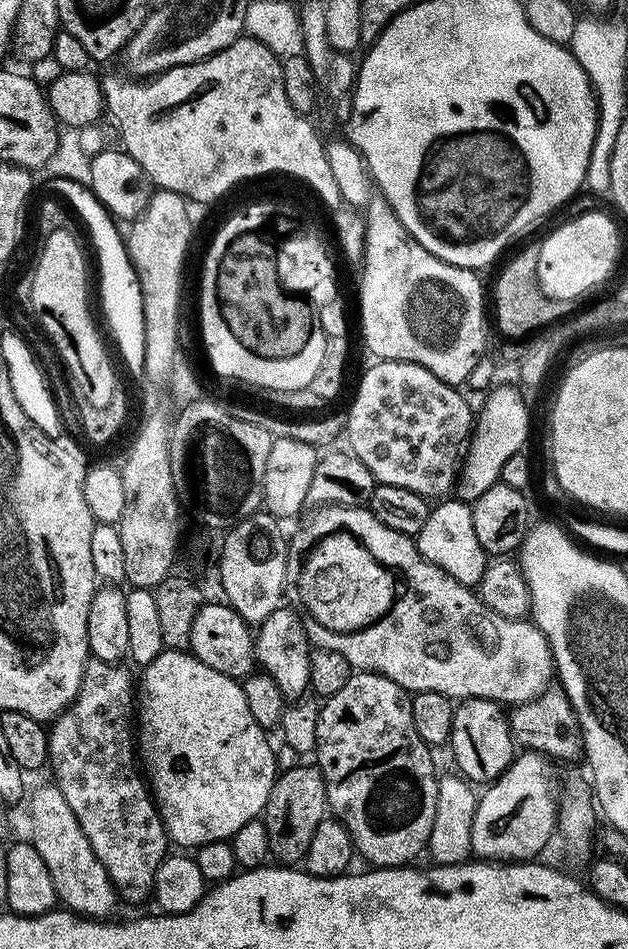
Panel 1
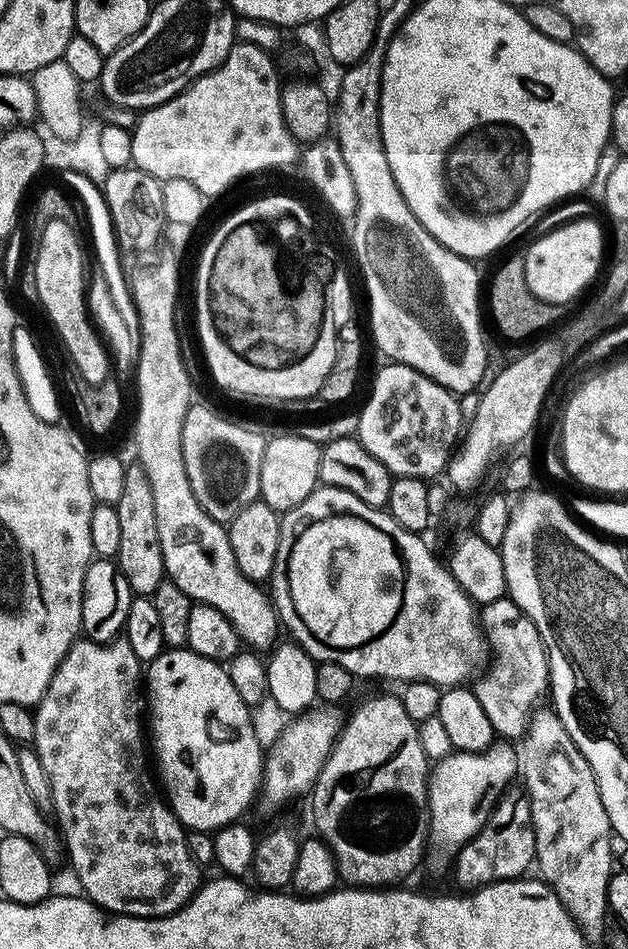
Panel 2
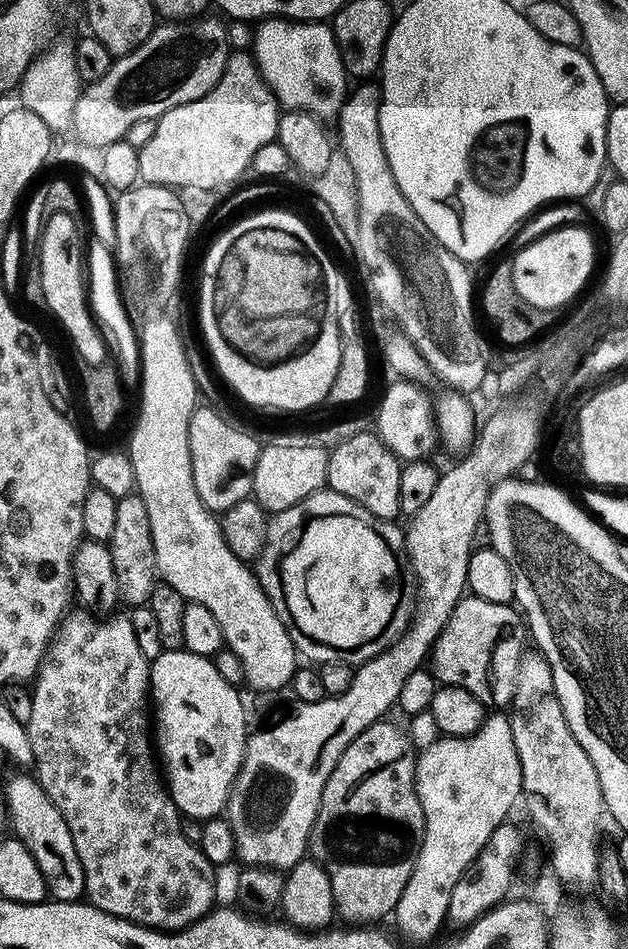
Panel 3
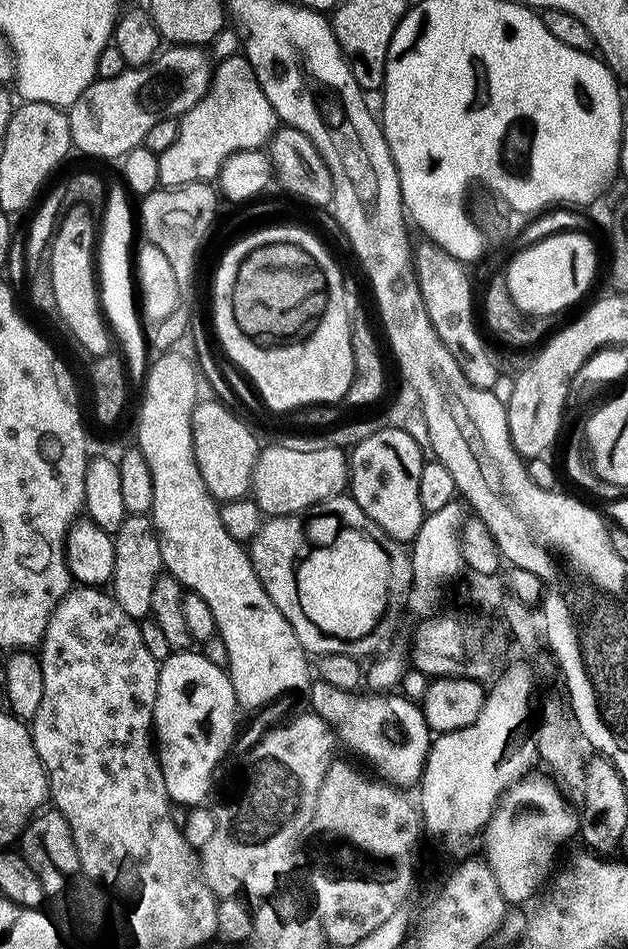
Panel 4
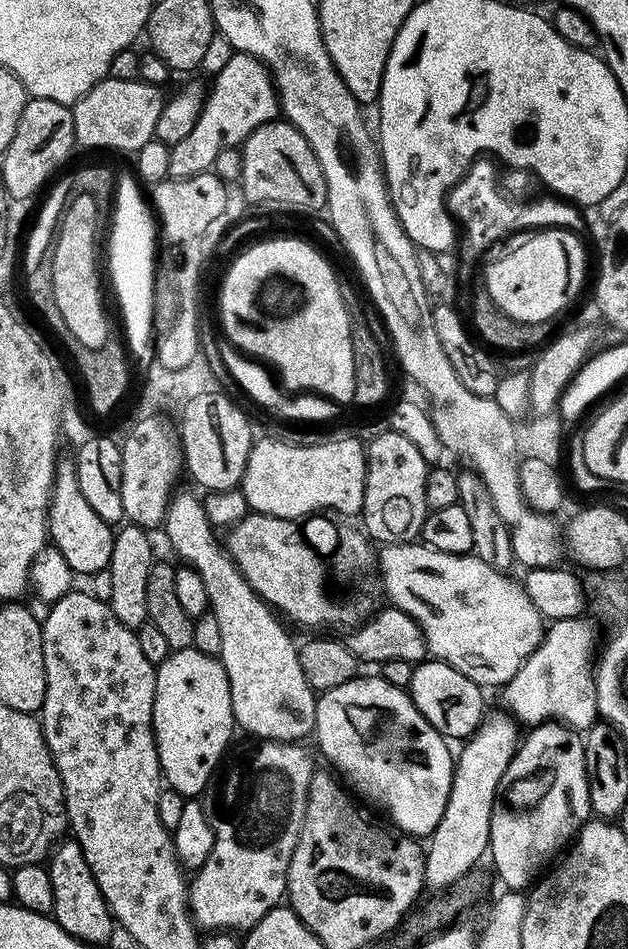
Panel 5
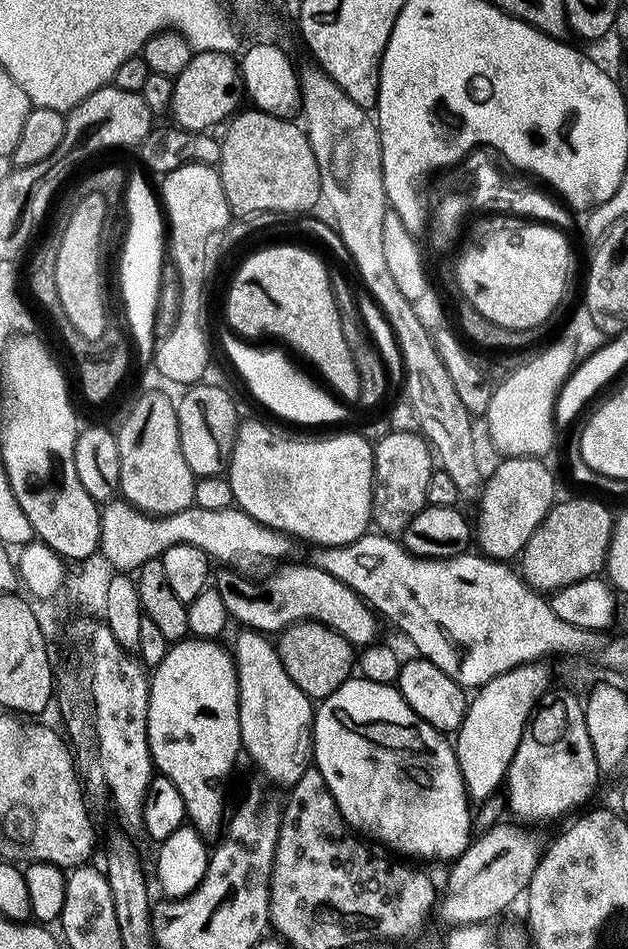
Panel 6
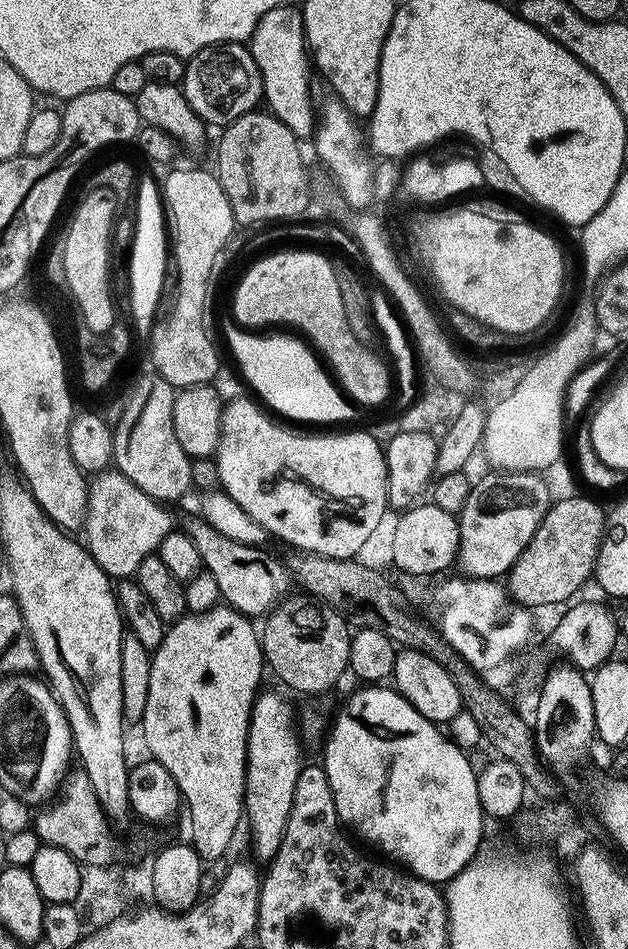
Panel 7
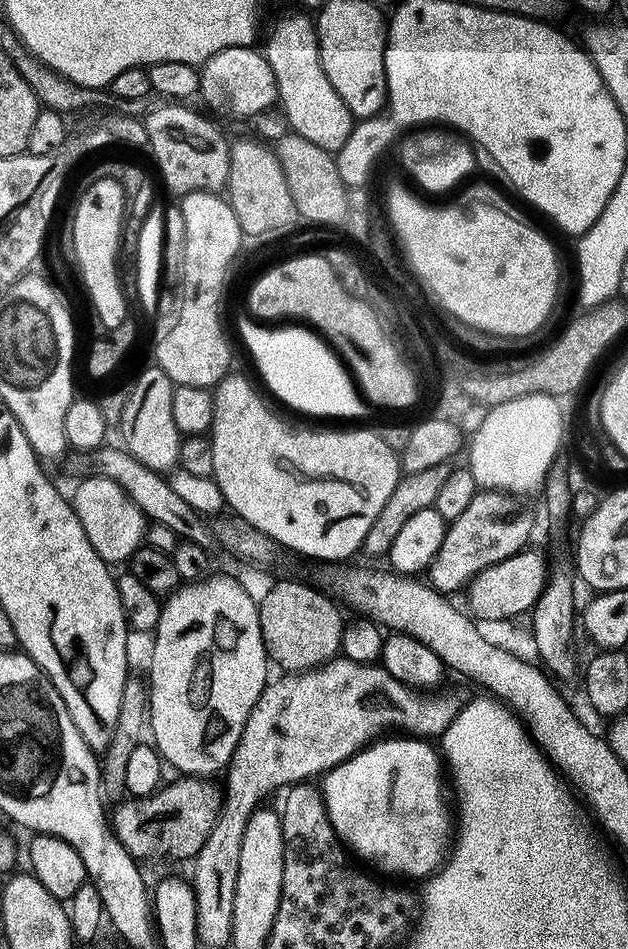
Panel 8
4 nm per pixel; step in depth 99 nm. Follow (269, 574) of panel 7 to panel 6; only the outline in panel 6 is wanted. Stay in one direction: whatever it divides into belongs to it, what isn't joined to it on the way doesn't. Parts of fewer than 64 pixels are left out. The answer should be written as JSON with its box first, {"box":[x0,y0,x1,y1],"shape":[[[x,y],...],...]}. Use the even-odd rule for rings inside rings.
{"box":[214,562,378,646],"shape":[[[284,562],[273,576],[268,576],[265,580],[240,580],[239,571],[224,570],[220,577],[215,577],[214,587],[222,594],[222,602],[226,602],[226,610],[233,621],[236,620],[245,629],[261,634],[279,634],[291,624],[297,624],[299,620],[318,620],[321,624],[330,626],[342,638],[346,638],[353,646],[367,646],[377,639],[376,620],[378,616],[370,607],[368,601],[364,600],[350,586],[332,577],[321,569],[300,564],[288,564]]]}

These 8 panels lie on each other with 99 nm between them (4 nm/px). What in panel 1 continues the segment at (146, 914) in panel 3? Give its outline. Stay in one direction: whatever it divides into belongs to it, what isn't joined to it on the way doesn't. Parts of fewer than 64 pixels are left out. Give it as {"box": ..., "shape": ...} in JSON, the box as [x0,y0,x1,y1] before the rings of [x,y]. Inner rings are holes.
{"box":[48,659,170,904],"shape":[[[89,659],[88,663],[84,665],[84,680],[80,684],[80,692],[76,696],[76,701],[64,709],[55,720],[51,721],[48,728],[48,764],[50,769],[52,768],[53,774],[56,775],[54,777],[55,785],[60,788],[63,797],[66,798],[67,805],[74,810],[74,815],[82,828],[82,832],[86,836],[91,849],[94,850],[94,854],[97,855],[98,862],[105,867],[106,874],[109,875],[109,881],[116,888],[119,899],[121,901],[129,900],[132,904],[140,904],[144,899],[149,899],[153,895],[156,868],[169,855],[170,841],[167,832],[164,830],[160,811],[156,808],[156,802],[150,795],[149,785],[142,779],[141,769],[137,767],[138,760],[134,755],[134,676],[132,680],[131,674],[124,667],[123,663],[111,664],[110,662],[94,659]]]}

